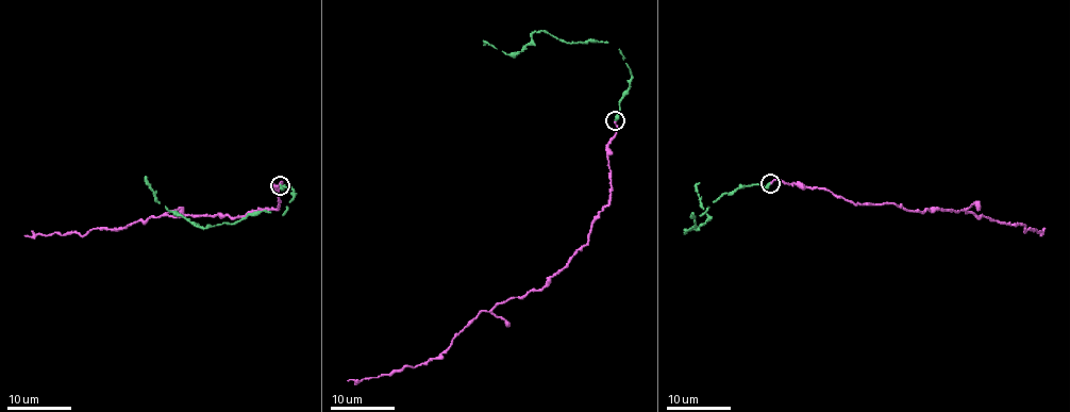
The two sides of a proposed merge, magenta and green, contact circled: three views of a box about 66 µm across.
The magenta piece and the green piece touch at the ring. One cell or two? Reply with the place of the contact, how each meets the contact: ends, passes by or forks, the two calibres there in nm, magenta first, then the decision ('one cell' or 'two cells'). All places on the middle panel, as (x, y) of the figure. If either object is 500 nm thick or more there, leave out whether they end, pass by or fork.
place (615, 120); magenta ends; green ends; calibres 190 and 360 nm; one cell

